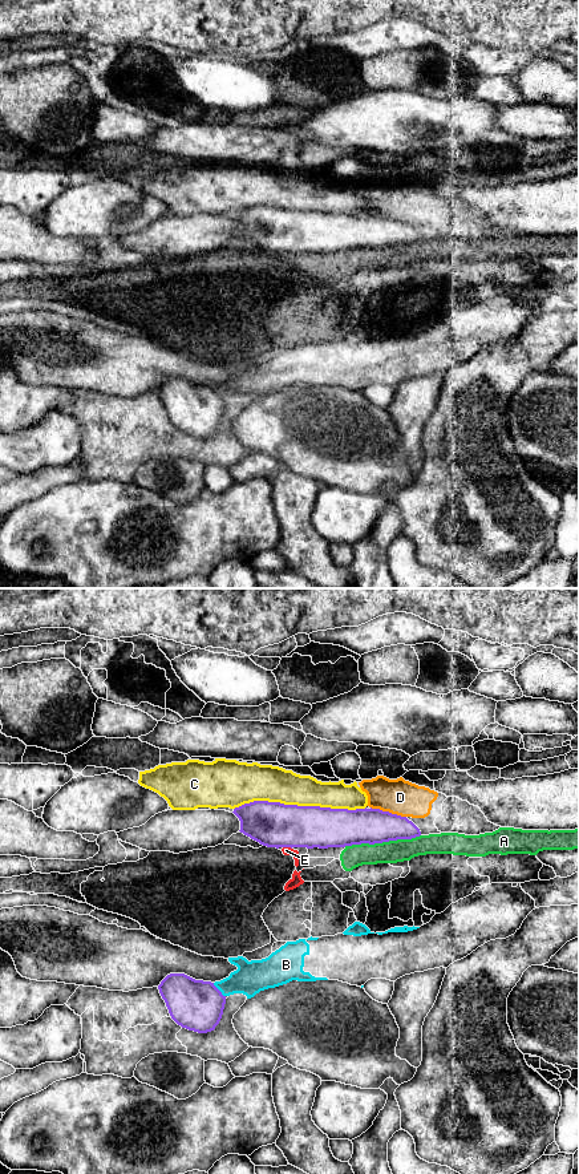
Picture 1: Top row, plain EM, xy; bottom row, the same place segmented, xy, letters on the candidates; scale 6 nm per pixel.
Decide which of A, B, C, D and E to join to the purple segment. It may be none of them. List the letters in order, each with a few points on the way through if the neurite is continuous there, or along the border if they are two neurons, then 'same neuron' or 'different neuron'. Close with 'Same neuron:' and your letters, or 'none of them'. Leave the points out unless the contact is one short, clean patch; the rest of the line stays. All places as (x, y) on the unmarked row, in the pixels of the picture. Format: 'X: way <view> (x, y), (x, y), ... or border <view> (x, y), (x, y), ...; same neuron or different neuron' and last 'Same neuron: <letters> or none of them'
A: different neuron
B: border xy (213, 388), (225, 401); different neuron
C: different neuron
D: different neuron
E: border xy (283, 251), (291, 254); different neuron
Same neuron: none of them

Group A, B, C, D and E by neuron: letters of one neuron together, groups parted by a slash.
A E / B / C / D

